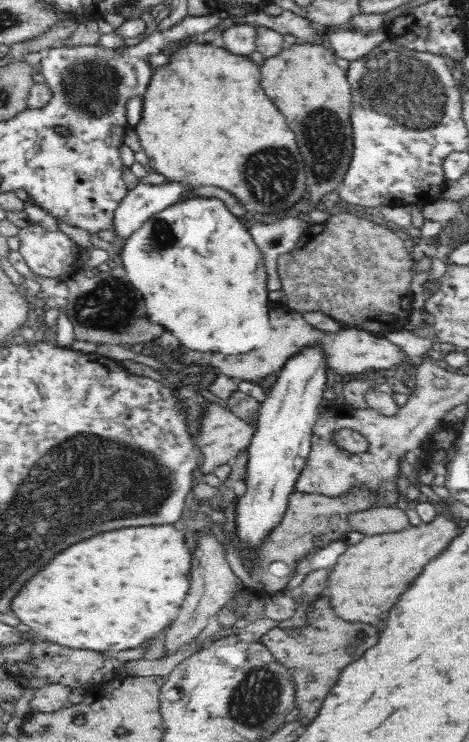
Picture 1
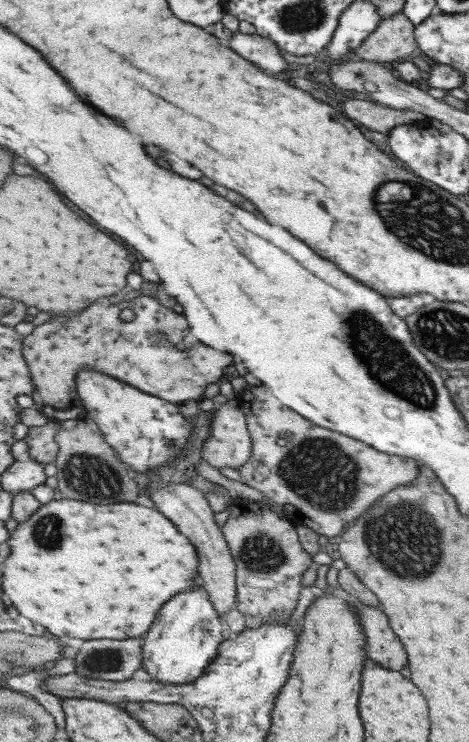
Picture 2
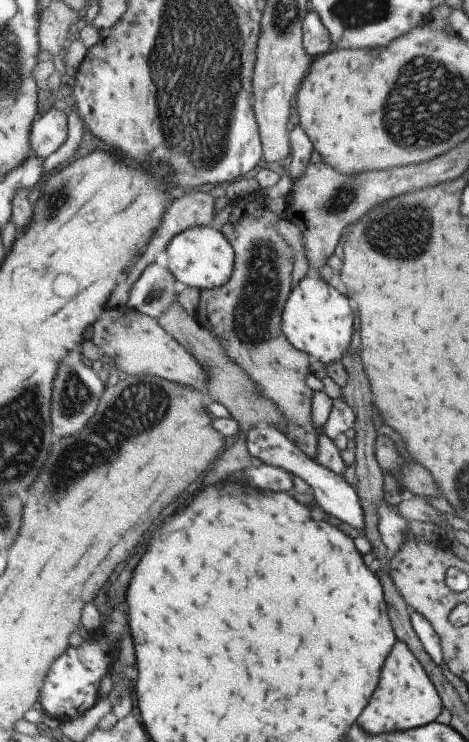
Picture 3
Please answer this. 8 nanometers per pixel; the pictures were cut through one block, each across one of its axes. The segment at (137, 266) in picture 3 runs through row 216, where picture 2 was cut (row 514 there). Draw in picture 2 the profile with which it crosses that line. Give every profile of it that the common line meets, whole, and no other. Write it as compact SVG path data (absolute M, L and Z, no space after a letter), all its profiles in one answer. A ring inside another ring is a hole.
M159 481L149 482L149 495L156 508L159 508L165 516L169 516L175 526L189 536L189 540L199 548L199 558L201 558L201 576L205 580L204 586L212 598L214 605L221 615L229 612L231 608L237 606L238 584L236 581L236 562L231 553L231 548L224 537L222 529L219 529L215 522L215 513L211 510L211 504L203 492L191 485L164 483Z

